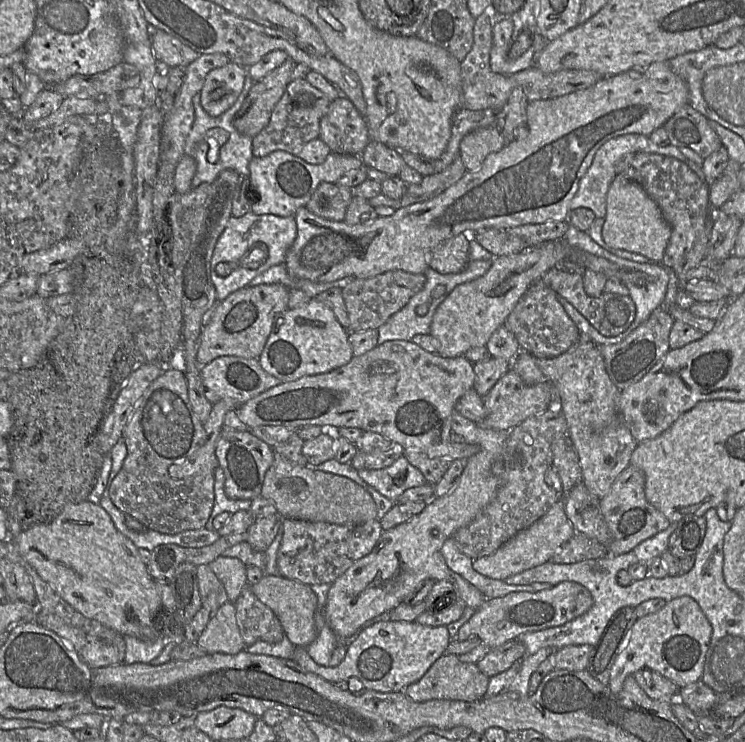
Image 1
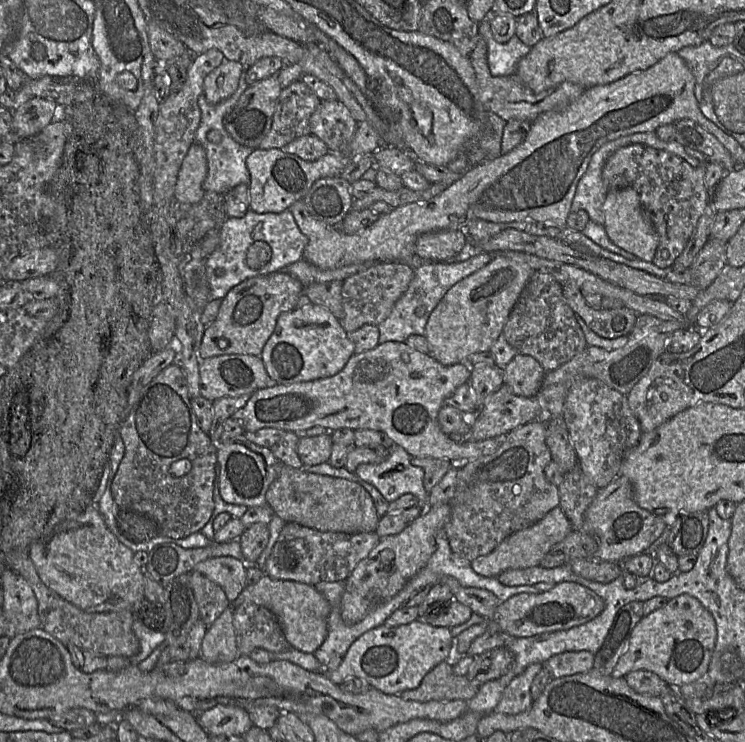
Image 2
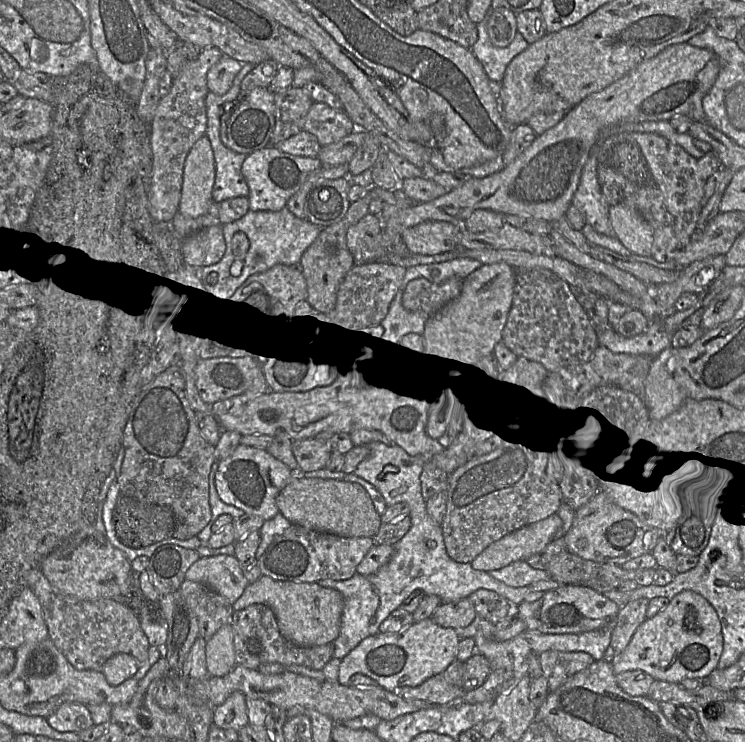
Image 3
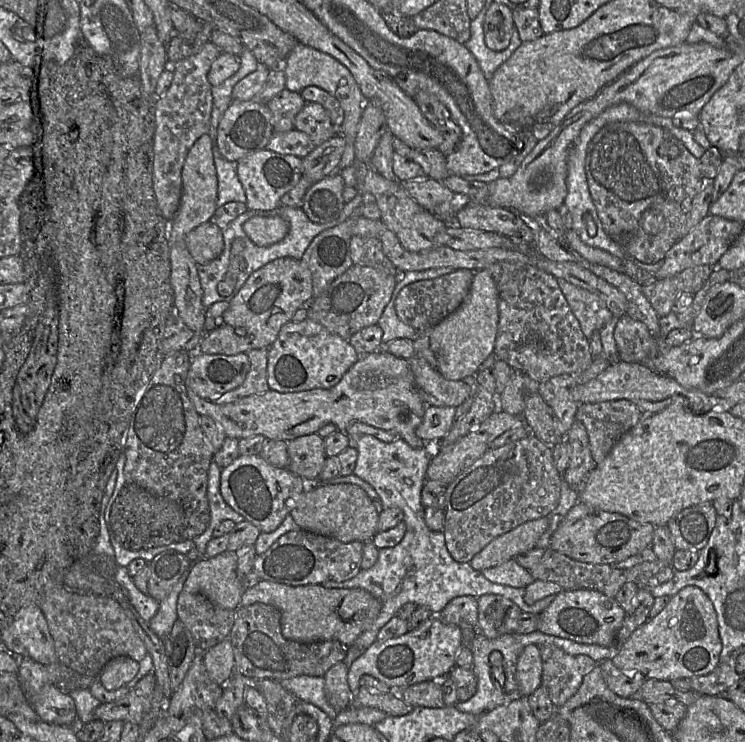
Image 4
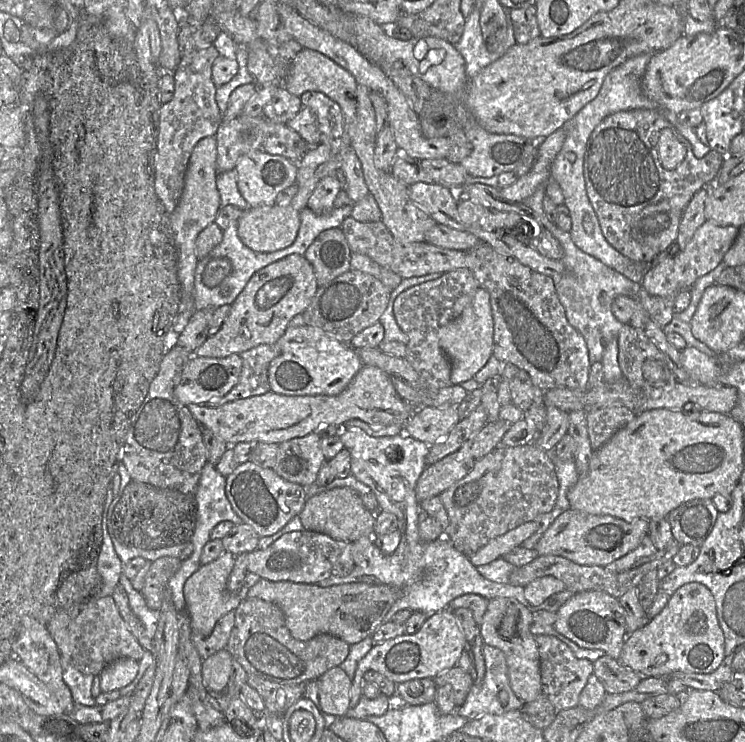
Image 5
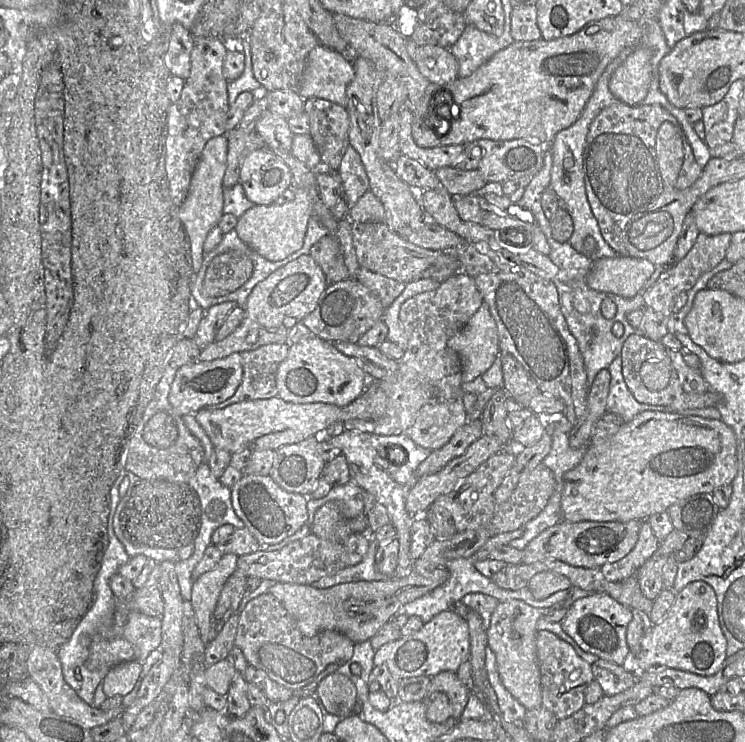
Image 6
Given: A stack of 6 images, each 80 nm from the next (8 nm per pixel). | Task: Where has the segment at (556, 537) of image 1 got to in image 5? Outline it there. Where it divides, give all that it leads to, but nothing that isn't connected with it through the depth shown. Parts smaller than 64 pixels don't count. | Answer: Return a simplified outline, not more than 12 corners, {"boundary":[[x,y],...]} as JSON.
{"boundary":[[532,520],[491,539],[469,557],[478,567],[503,557],[535,533]]}

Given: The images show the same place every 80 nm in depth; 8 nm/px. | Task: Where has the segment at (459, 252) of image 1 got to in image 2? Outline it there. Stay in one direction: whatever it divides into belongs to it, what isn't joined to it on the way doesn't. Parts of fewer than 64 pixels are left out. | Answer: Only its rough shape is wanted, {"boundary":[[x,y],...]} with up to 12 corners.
{"boundary":[[465,230],[421,234],[415,255],[450,261],[468,241]]}

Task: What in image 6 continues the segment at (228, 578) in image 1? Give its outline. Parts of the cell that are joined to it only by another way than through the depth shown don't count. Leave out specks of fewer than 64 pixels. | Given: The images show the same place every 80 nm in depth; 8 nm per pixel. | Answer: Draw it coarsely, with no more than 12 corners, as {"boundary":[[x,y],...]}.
{"boundary":[[223,554],[193,581],[190,603],[204,643],[217,634],[213,613],[225,582],[237,570]]}

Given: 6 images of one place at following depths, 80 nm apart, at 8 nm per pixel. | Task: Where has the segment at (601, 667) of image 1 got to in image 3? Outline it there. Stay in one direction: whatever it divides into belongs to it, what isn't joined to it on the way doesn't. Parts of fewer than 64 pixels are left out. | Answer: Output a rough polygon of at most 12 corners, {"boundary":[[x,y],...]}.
{"boundary":[[649,601],[620,608],[604,661],[612,664],[647,619]]}

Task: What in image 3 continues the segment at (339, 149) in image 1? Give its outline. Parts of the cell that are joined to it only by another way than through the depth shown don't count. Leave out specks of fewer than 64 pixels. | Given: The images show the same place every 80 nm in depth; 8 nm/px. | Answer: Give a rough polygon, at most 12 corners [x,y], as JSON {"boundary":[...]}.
{"boundary":[[312,104],[303,131],[321,146],[355,129],[343,109]]}

